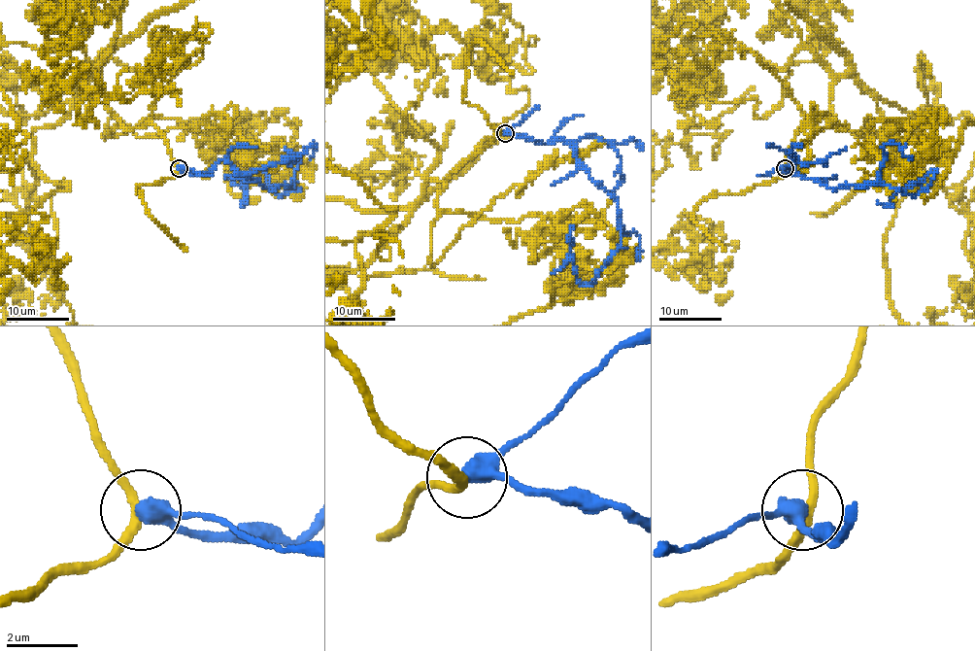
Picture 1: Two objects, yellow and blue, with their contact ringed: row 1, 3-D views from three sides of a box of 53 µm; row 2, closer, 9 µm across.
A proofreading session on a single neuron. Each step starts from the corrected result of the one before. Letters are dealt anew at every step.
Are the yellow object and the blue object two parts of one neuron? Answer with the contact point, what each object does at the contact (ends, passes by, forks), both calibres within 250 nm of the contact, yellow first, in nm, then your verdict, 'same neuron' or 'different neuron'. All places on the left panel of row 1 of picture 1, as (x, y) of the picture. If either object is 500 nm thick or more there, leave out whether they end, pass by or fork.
at (179, 168); yellow passes by; blue passes by; 240 nm thick on the yellow side, 420 nm on the other; different neuron

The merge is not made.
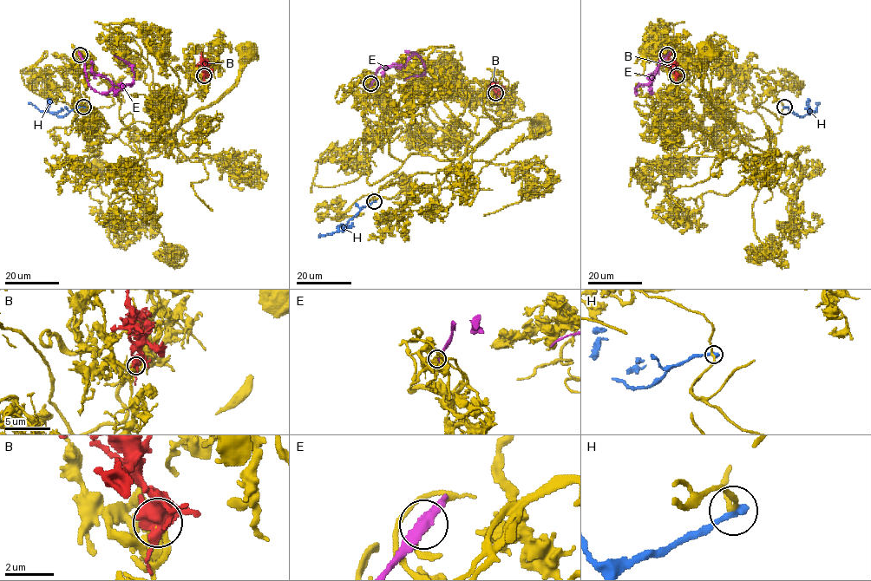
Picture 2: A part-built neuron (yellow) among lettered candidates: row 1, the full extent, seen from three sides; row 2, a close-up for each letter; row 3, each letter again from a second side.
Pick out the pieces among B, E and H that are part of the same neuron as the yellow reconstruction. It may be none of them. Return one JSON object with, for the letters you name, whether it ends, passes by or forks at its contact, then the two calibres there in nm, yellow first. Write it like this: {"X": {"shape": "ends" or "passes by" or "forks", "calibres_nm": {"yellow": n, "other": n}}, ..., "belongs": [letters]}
{"belongs": []}

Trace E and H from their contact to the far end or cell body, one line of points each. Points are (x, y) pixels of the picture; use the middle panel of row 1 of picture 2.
E: (370, 83), (382, 66), (402, 67), (413, 55), (417, 55), (425, 71), (405, 80)
H: (374, 201), (364, 206), (340, 231), (319, 234)

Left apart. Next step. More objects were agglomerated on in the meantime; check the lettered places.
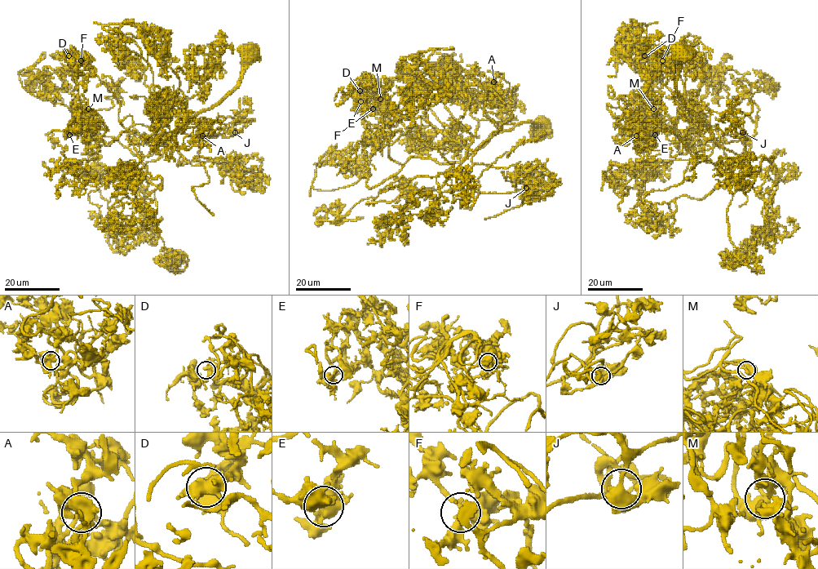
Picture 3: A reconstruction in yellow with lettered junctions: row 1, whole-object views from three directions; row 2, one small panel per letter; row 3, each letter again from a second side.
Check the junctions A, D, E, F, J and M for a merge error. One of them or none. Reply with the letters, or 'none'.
none

